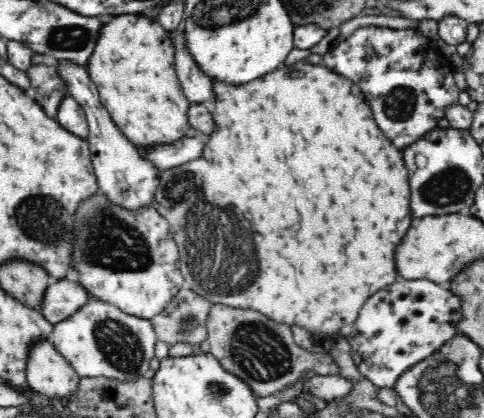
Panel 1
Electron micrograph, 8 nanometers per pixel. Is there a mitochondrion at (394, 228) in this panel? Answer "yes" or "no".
no

